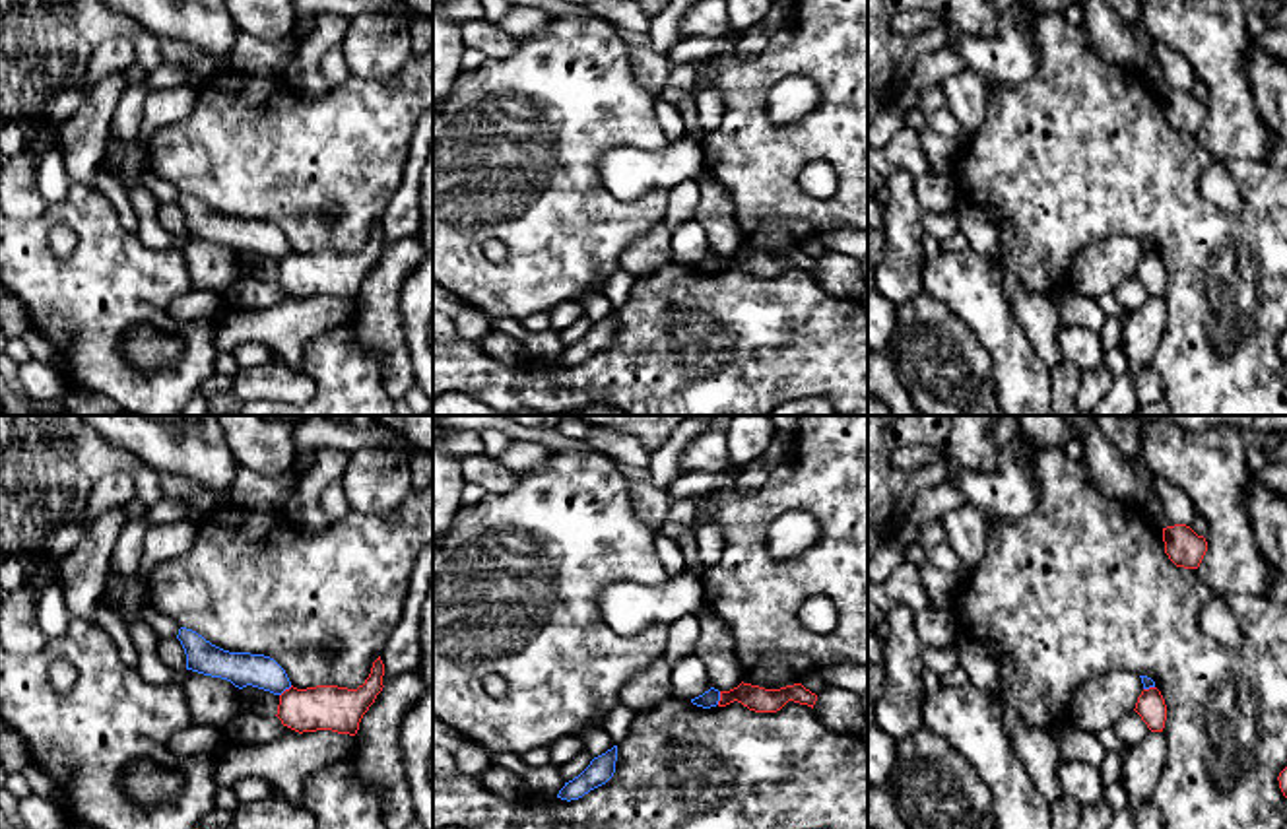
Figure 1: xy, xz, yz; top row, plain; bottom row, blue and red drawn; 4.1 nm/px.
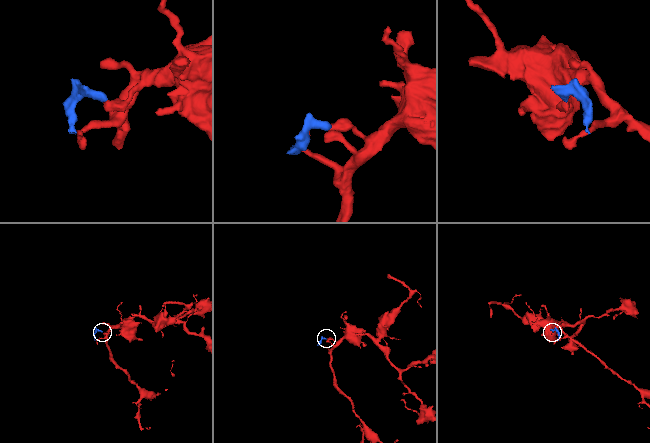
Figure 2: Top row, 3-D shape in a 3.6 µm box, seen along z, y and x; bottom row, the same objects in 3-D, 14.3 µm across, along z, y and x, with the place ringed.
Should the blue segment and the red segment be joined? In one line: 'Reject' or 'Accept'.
Reject

